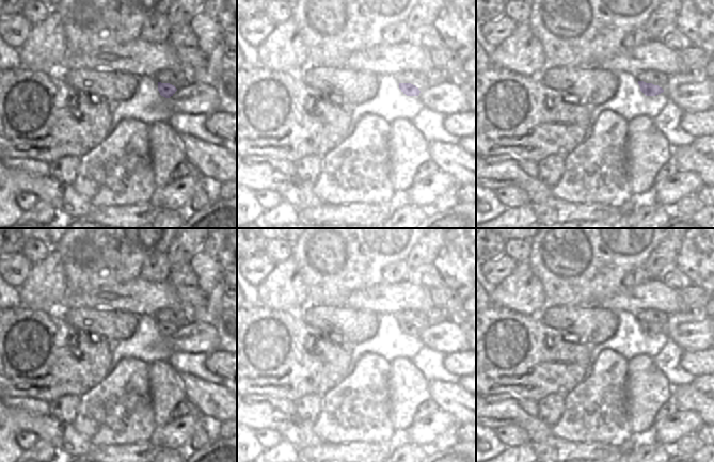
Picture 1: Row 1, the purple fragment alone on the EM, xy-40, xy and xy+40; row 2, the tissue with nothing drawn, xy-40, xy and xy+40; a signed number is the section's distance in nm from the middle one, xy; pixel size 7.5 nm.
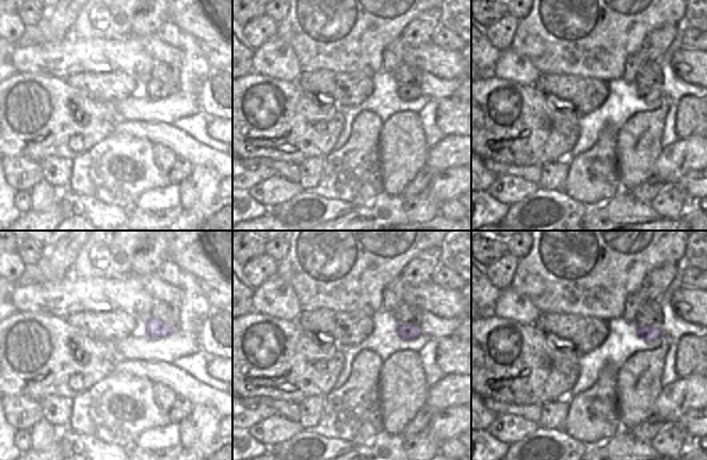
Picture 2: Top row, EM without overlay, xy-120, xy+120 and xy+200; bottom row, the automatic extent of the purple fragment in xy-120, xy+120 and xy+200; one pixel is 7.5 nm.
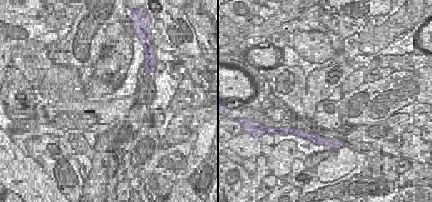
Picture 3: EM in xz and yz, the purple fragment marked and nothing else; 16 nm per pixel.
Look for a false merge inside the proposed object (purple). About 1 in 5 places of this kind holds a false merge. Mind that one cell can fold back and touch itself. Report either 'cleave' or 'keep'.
keep

